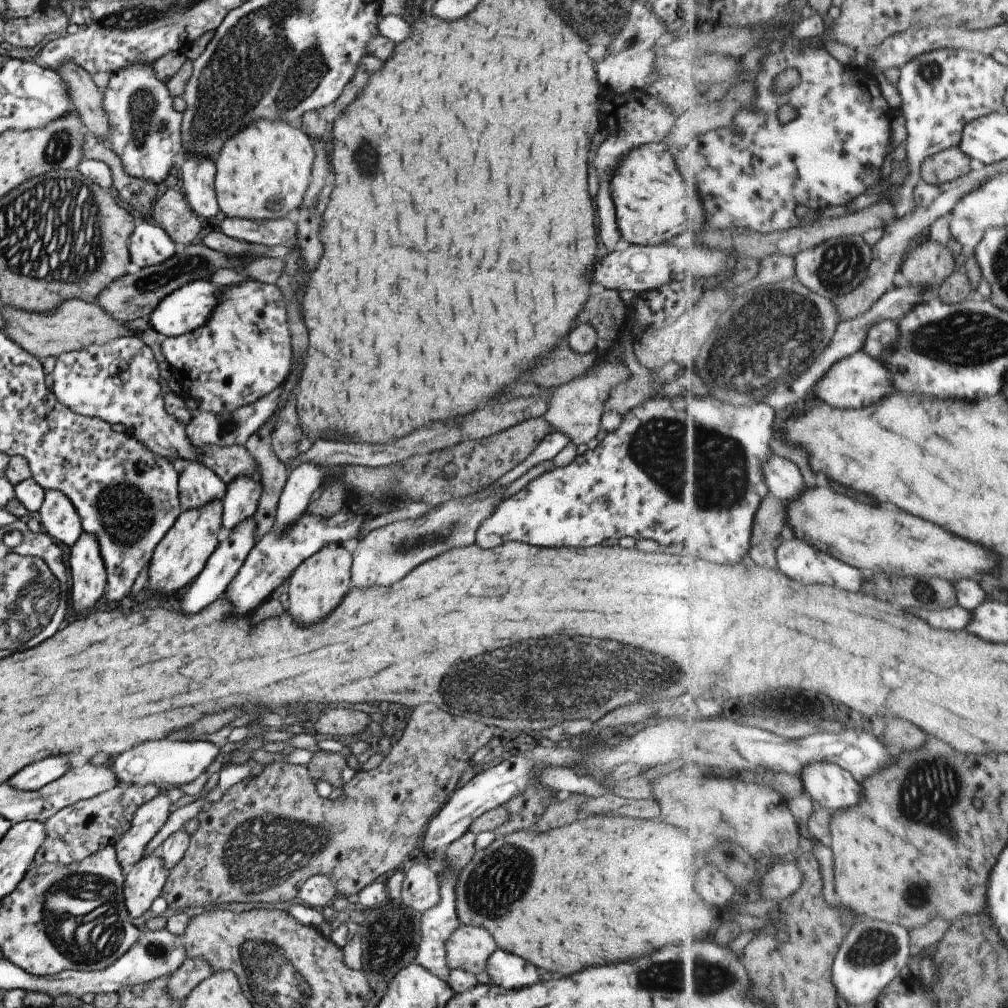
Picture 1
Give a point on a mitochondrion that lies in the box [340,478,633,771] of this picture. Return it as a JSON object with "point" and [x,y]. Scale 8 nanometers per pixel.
{"point":[403,545]}

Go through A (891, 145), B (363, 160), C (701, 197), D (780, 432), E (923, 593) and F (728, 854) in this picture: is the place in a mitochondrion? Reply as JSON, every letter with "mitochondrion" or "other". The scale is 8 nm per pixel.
{"A":"other","B":"mitochondrion","C":"other","D":"other","E":"mitochondrion","F":"mitochondrion"}

